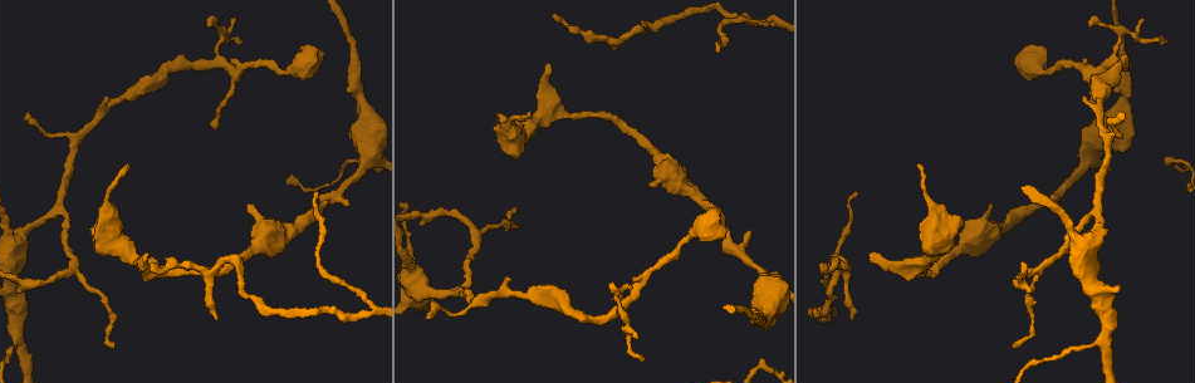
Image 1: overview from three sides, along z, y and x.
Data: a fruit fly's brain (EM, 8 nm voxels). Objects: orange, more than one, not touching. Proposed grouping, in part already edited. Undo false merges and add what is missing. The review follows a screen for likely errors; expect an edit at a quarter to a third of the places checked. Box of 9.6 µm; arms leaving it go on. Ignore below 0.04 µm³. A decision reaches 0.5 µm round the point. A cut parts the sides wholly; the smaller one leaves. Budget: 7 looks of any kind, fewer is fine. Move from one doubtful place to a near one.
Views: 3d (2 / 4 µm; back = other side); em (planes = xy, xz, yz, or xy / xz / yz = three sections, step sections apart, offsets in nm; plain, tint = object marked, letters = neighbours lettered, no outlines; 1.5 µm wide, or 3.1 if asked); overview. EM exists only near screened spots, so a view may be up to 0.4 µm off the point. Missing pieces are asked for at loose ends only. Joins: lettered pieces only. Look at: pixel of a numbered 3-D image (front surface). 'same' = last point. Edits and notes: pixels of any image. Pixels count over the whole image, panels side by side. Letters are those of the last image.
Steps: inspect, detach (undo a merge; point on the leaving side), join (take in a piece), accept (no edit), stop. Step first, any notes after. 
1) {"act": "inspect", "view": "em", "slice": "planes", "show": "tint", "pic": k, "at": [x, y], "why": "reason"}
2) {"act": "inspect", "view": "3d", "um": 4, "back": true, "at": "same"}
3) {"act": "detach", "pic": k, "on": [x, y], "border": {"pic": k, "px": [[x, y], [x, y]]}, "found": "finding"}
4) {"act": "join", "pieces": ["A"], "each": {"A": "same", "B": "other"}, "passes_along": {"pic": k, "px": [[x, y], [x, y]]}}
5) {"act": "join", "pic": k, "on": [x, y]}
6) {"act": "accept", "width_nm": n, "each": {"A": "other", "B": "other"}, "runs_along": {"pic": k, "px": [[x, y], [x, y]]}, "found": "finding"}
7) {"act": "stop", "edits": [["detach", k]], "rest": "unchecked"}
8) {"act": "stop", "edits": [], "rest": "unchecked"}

{"act": "inspect", "view": "em", "slice": "planes", "show": "letters", "pic": 1, "at": [529, 114]}

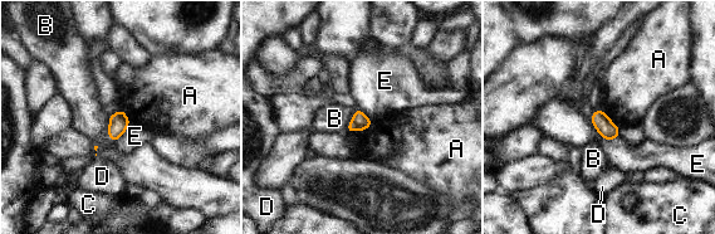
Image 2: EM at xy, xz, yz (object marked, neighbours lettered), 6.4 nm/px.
{"act": "accept", "each": {"A": "other", "B": "other", "C": "other", "D": "other", "E": "other"}, "found": "no lettered piece goes on from it"}

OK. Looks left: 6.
{"act": "inspect", "view": "3d", "um": 4, "pic": 1, "at": [615, 47], "why": "branch stops here"}

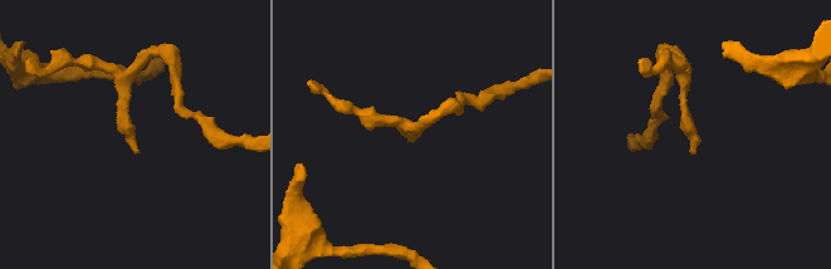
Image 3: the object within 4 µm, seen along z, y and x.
{"act": "inspect", "view": "em", "slice": "planes", "show": "letters", "pic": 3, "at": [693, 150]}

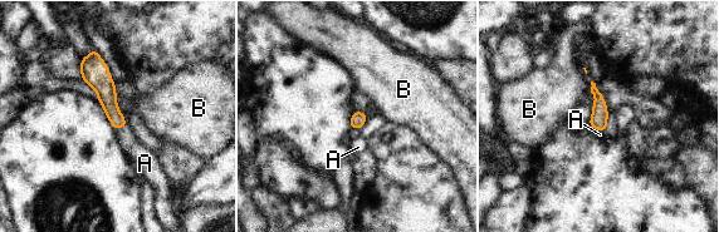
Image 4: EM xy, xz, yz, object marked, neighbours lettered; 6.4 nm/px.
{"act": "join", "pieces": ["A"], "each": {"A": "same", "B": "other"}, "passes_along": {"pic": 4, "px": [[106, 90], [120, 127], [141, 158]]}, "found": "the cell continues"}

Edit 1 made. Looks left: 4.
{"act": "inspect", "view": "overview"}

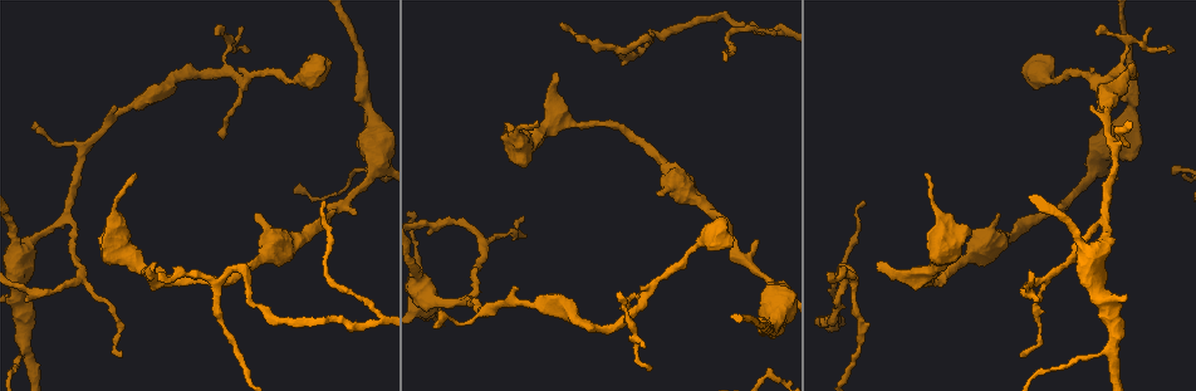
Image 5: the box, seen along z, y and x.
{"act": "inspect", "view": "3d", "um": 4, "pic": 5, "at": [619, 294], "why": "an open end"}

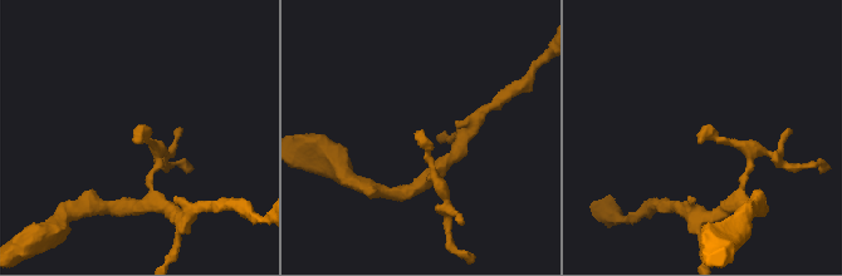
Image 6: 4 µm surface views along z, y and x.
{"act": "inspect", "view": "em", "slice": "yz", "step": 8, "show": "tint", "pic": 6, "at": [698, 141], "why": "need the tissue"}

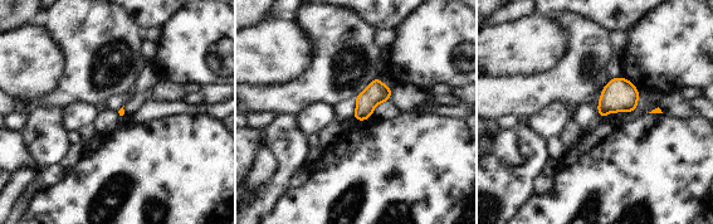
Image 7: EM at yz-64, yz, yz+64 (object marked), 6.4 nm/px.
{"act": "inspect", "view": "em", "slice": "planes", "show": "letters", "at": "same", "why": "cut it another way"}

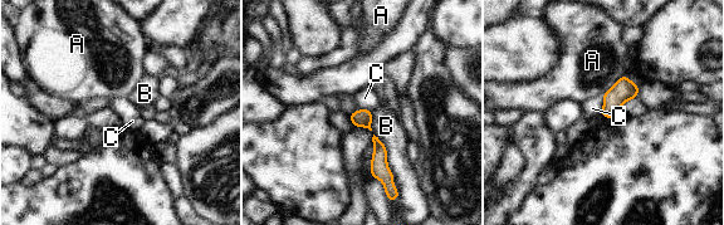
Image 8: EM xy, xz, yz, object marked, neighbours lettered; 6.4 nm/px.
{"act": "accept", "each": {"A": "other", "B": "other", "C": "other"}, "border": {"pic": 8, "px": [[601, 96], [602, 116]]}, "found": "no lettered piece goes on from it"}

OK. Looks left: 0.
{"act": "stop", "edits": [["join", 4]], "rest": "unchecked"}

